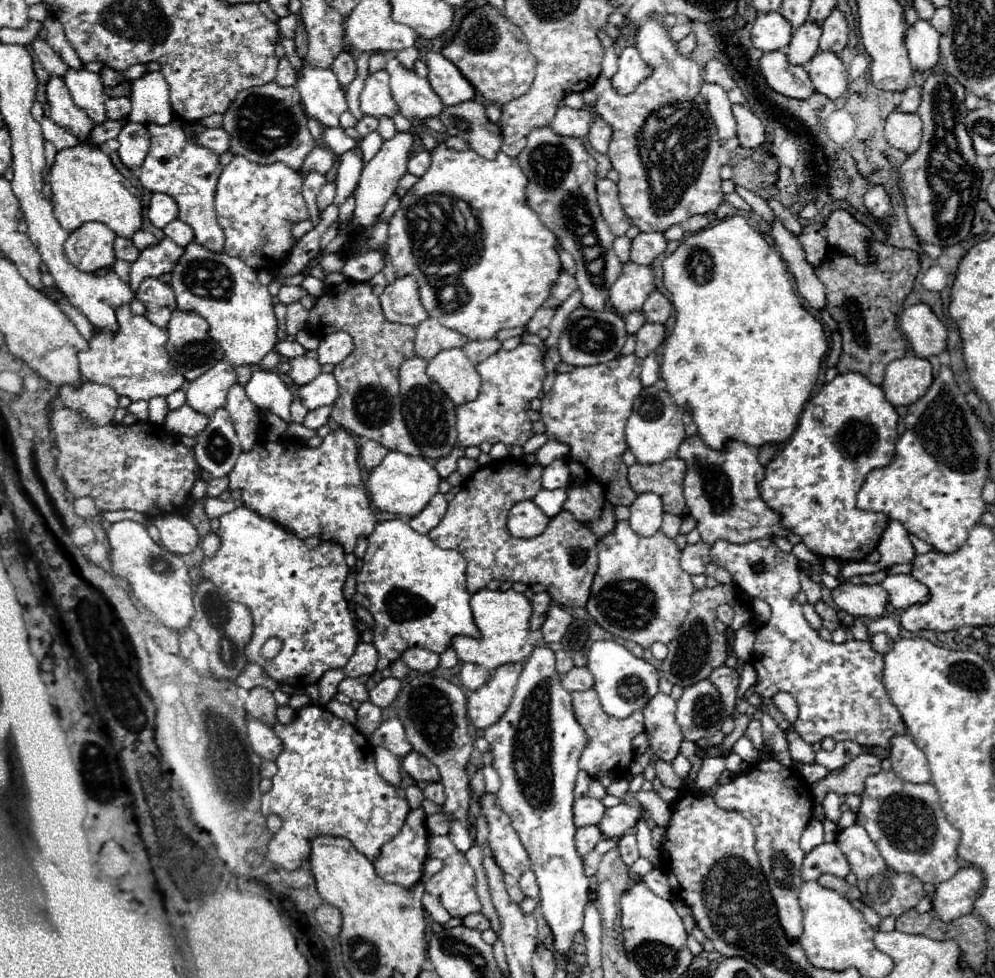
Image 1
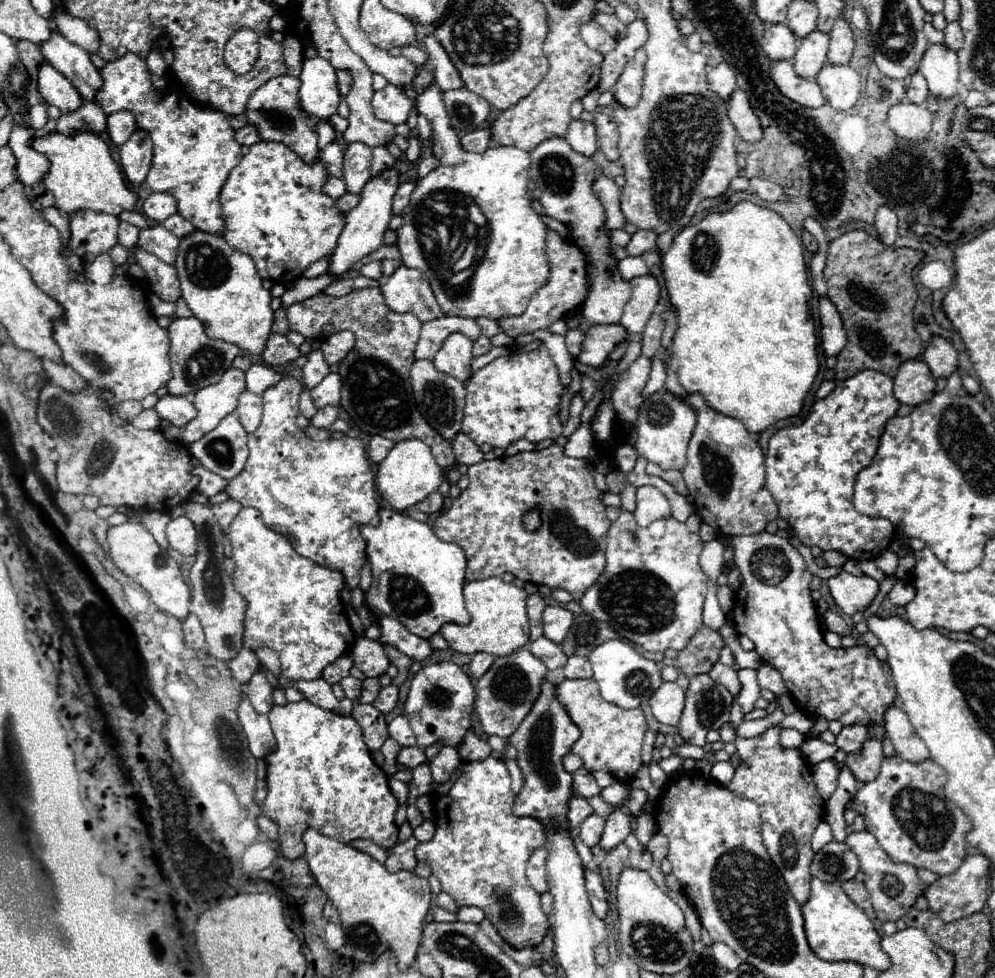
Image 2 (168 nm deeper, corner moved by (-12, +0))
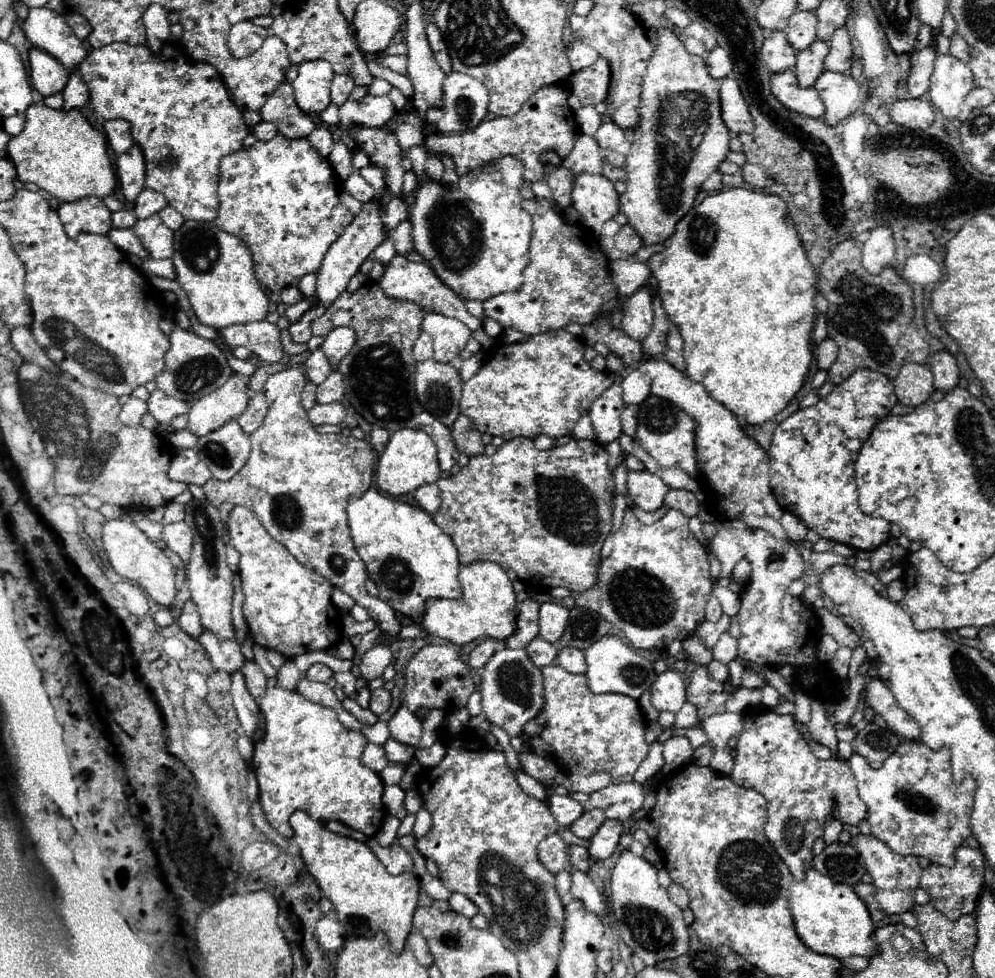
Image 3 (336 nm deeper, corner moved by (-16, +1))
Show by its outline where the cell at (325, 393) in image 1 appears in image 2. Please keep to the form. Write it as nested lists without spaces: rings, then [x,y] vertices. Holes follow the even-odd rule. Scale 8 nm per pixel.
[[[328,374],[318,386],[314,386],[310,390],[310,396],[316,404],[316,408],[324,408],[324,406],[338,406],[340,402],[340,386],[342,380],[338,374]]]

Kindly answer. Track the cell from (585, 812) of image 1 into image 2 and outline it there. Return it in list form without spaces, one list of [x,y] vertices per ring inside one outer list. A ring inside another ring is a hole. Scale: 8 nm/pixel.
[[[570,798],[568,800],[568,814],[566,814],[566,818],[568,818],[568,824],[572,824],[574,828],[578,828],[584,822],[584,818],[588,818],[592,812],[594,810],[588,804],[586,798]]]

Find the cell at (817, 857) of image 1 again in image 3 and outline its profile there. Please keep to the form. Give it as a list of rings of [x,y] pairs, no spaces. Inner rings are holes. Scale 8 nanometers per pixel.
[[[840,841],[826,845],[826,849],[814,857],[812,867],[822,875],[846,885],[856,885],[866,871],[860,853],[852,845]]]

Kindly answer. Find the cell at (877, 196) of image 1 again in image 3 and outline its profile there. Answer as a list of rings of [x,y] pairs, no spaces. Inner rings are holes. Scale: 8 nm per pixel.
[[[888,225],[874,227],[862,239],[862,265],[870,273],[880,273],[894,261],[894,231]]]

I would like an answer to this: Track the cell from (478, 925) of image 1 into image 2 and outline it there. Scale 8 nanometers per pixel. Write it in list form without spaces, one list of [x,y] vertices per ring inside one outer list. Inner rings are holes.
[[[462,906],[462,908],[458,908],[456,916],[460,922],[476,922],[478,924],[484,920],[484,912],[476,906]]]

